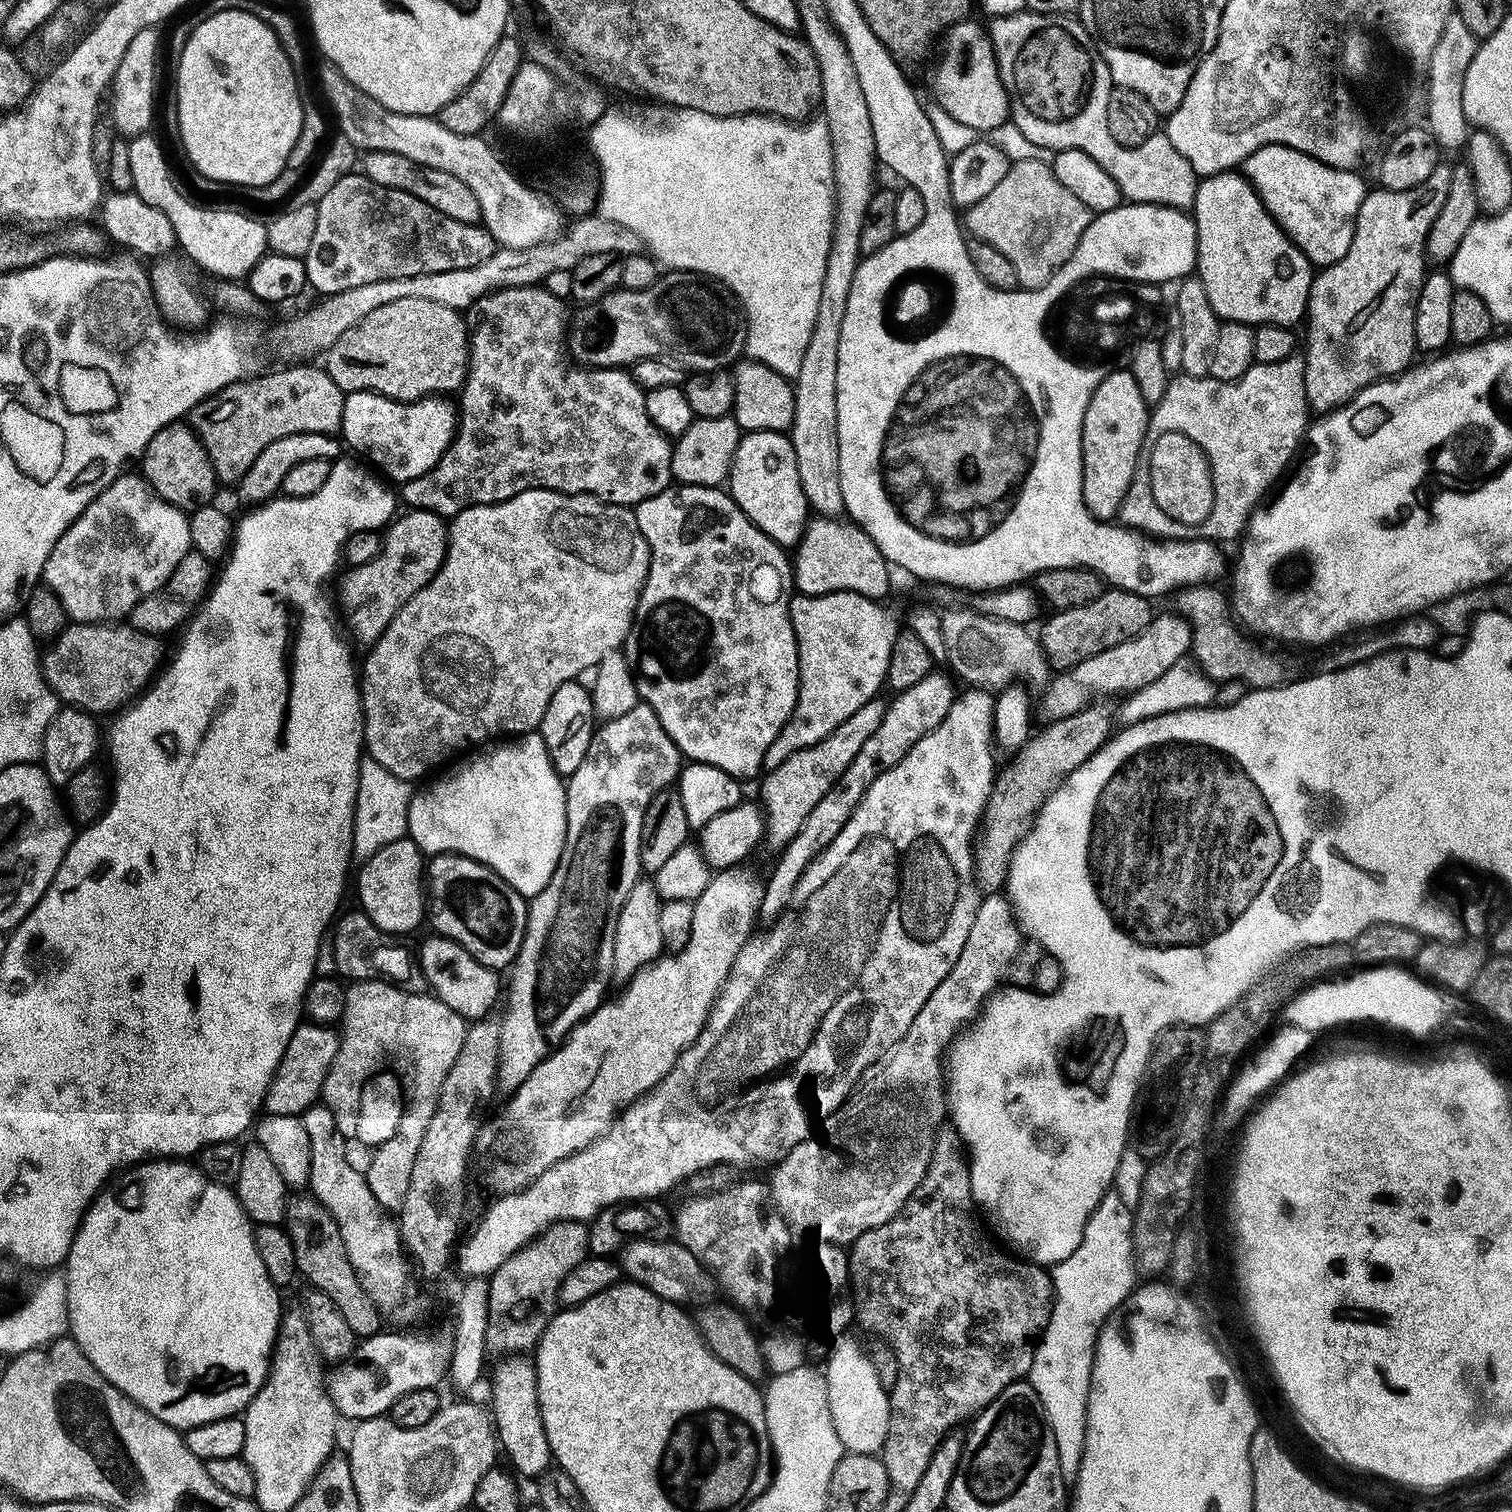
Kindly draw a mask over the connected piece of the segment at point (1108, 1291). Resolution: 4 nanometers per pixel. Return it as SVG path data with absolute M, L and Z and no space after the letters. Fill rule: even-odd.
M1115 1190L1108 1191L1086 1222L1086 1230L1078 1250L1070 1254L1061 1264L1051 1269L1052 1313L1050 1322L1044 1327L1044 1334L1036 1345L1034 1362L1030 1366L1026 1380L1032 1384L1044 1410L1053 1441L1057 1443L1058 1465L1065 1478L1075 1477L1080 1468L1084 1434L1086 1432L1086 1410L1088 1409L1088 1391L1092 1377L1092 1363L1096 1353L1096 1339L1102 1326L1112 1317L1112 1313L1124 1303L1137 1287L1138 1273L1136 1255L1132 1253L1132 1217L1134 1212L1126 1208L1125 1203Z

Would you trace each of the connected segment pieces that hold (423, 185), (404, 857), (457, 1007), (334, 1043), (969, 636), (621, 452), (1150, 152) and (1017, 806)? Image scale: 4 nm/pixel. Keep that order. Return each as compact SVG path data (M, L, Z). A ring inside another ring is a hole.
M366 152L363 153L362 159L364 159L363 175L371 178L378 186L406 190L406 194L414 194L414 198L422 198L422 202L434 206L434 210L442 210L442 214L450 214L450 218L458 218L458 222L481 223L478 198L474 198L474 193L463 182L458 182L454 174L424 168L420 164L410 162L410 158L402 158L402 154Z
M411 838L395 840L390 846L382 846L378 854L359 865L360 873L355 873L356 896L360 899L359 907L376 923L381 932L389 934L405 934L412 932L420 924L420 919L426 916L426 856Z
M432 934L432 937L421 944L420 952L418 948L418 959L425 983L429 985L436 998L467 1021L485 1019L495 1006L499 994L501 997L502 984L500 988L499 973L478 962L472 952L456 940Z
M302 1022L290 1034L282 1062L278 1062L270 1086L264 1095L263 1111L267 1115L303 1117L307 1108L321 1099L330 1066L340 1049L340 1038L335 1027L327 1024Z
M967 606L949 607L941 615L941 632L947 663L952 663L951 671L968 683L965 685L976 690L1001 690L1009 687L1013 681L1023 682L1028 686L1047 685L1050 665L1039 639L1033 633L1031 636L1028 631L1025 625L1011 624L993 616L983 616Z
M527 284L526 286L514 286L513 288L500 288L496 292L487 292L482 298L478 298L466 309L466 323L468 326L468 374L464 377L462 385L462 393L464 397L461 398L460 404L458 400L458 423L456 425L456 435L452 437L452 445L444 451L442 458L438 458L438 462L430 470L426 470L426 474L422 474L413 480L403 481L402 487L399 489L398 496L401 501L409 504L412 510L419 510L421 512L433 512L445 518L456 516L462 510L466 510L472 504L497 504L503 500L514 498L518 494L522 494L531 488L545 488L546 490L554 490L555 492L565 492L566 494L582 494L584 496L596 496L600 500L605 500L608 504L622 504L625 506L635 506L646 498L657 496L663 488L669 487L673 483L672 471L670 470L670 462L672 461L672 446L673 441L665 436L662 430L658 430L658 426L654 426L654 422L650 422L650 418L646 414L646 406L644 405L645 389L641 388L640 384L632 376L631 371L624 368L594 368L591 366L581 366L579 363L573 361L566 343L566 337L570 331L570 312L568 316L567 303L563 299L555 297L550 294L550 290L541 286L540 284Z
M1021 10L1010 14L1009 16L998 16L991 21L992 25L987 25L986 36L990 41L992 55L996 58L996 69L1000 71L1000 80L1004 84L1004 89L1008 95L1008 110L1010 113L1010 123L1020 130L1022 134L1026 134L1026 138L1030 138L1030 142L1042 144L1045 148L1051 148L1056 152L1062 150L1082 150L1086 154L1090 154L1090 158L1094 158L1094 162L1098 162L1098 166L1102 166L1102 170L1106 170L1106 174L1110 174L1110 178L1114 178L1114 182L1118 186L1121 197L1125 201L1133 204L1161 204L1167 208L1178 208L1188 210L1196 203L1196 185L1198 177L1196 171L1190 166L1190 162L1186 162L1186 158L1182 158L1182 154L1178 154L1178 150L1174 150L1174 146L1170 146L1170 140L1166 134L1157 134L1151 136L1146 142L1142 142L1133 148L1122 146L1114 138L1114 134L1110 134L1110 126L1106 126L1106 102L1107 95L1100 96L1100 80L1107 81L1109 79L1108 67L1102 58L1102 54L1096 49L1096 43L1092 40L1092 35L1086 31L1079 19L1072 16L1043 16L1037 12Z
M1092 702L1072 716L1045 723L1040 733L1029 735L1025 744L1015 749L1012 761L995 773L992 793L984 807L978 839L974 844L976 884L981 893L996 894L1005 887L1008 862L1024 833L1028 831L1036 811L1049 792L1100 749L1113 731L1114 708L1108 702Z

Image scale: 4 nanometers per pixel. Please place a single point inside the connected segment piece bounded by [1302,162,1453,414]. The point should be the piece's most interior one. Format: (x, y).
(1361, 309)

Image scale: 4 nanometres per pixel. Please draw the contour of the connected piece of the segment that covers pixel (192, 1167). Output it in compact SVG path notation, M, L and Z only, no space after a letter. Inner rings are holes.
M157 1158L129 1167L123 1175L113 1179L93 1200L80 1221L80 1229L76 1231L76 1237L68 1251L66 1275L68 1332L71 1339L75 1340L86 1358L94 1362L98 1374L102 1374L122 1394L126 1394L135 1404L154 1414L154 1418L166 1422L171 1428L187 1430L243 1413L267 1380L282 1325L280 1296L276 1293L279 1291L266 1274L262 1258L258 1258L253 1225L235 1191L206 1178L206 1174L195 1163L184 1158Z

